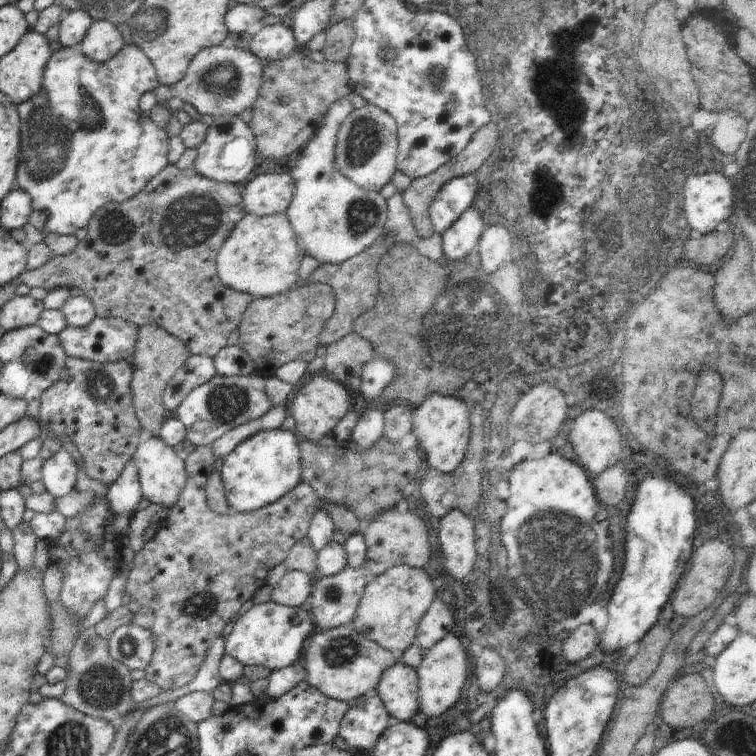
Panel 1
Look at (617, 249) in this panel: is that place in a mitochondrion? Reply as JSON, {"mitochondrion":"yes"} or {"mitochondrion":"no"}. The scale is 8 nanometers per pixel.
{"mitochondrion":"yes"}

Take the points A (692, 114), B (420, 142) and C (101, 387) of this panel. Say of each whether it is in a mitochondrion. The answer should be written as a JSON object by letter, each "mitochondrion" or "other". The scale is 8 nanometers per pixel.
{"A":"other","B":"other","C":"mitochondrion"}

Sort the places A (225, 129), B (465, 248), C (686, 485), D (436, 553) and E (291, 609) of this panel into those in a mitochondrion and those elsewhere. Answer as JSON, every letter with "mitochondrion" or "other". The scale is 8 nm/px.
{"A":"mitochondrion","B":"other","C":"other","D":"other","E":"other"}

